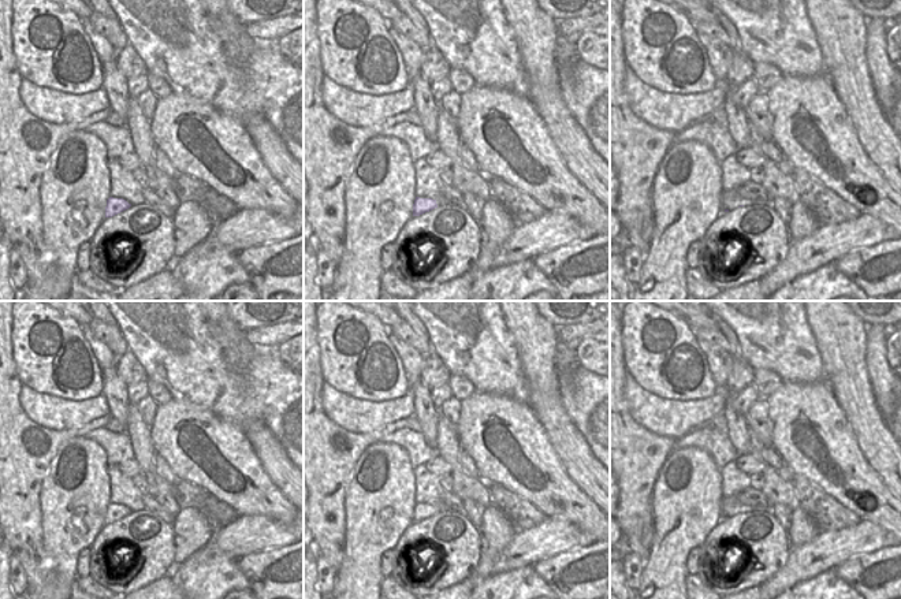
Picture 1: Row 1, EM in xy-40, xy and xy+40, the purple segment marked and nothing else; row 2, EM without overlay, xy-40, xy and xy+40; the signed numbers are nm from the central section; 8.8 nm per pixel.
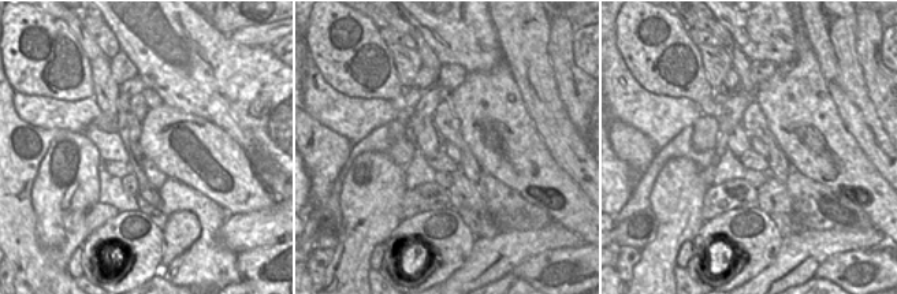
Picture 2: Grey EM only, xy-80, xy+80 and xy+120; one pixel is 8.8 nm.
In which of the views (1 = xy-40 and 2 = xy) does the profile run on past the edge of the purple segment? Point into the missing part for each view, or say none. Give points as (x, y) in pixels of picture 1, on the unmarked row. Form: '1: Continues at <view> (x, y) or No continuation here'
1: No continuation here
2: No continuation here.

